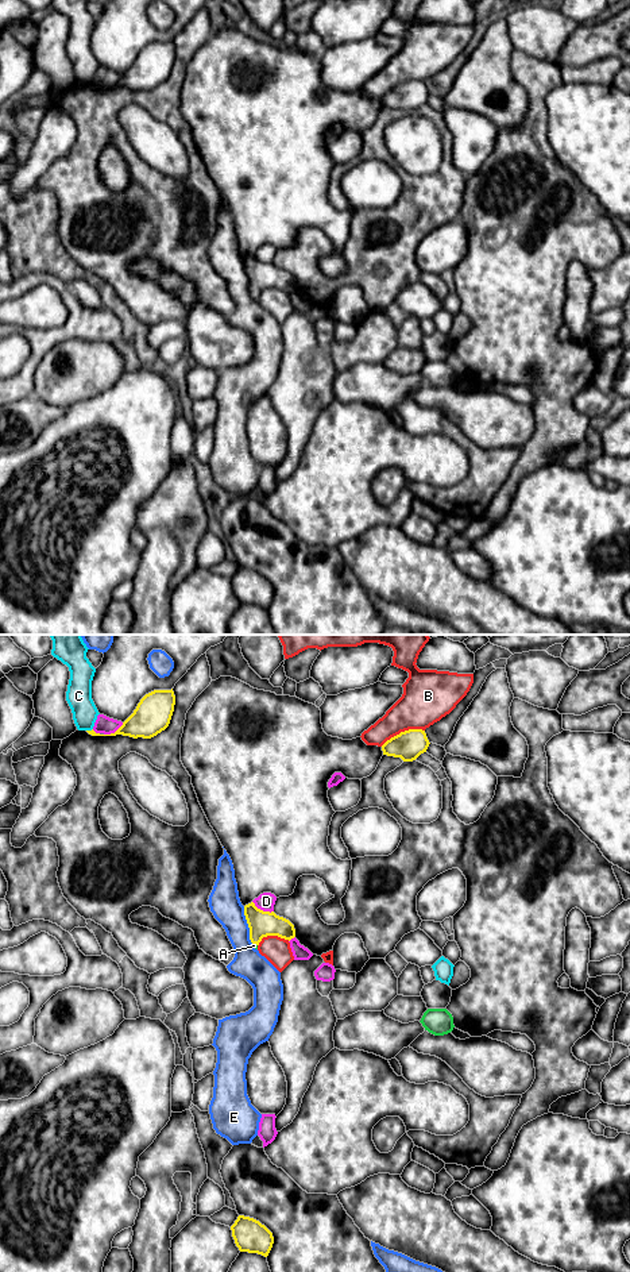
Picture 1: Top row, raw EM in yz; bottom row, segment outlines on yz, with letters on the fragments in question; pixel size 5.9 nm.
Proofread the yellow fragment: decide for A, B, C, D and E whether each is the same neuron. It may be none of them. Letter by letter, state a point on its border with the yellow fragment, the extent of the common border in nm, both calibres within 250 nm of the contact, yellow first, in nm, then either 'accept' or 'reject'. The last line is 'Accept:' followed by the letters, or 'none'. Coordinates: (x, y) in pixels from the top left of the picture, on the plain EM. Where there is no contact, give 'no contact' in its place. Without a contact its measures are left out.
A: meets yellow in yz at (255, 295); contact 40 nm long; 160 nm thick on the yellow side, 20 nm on the other; accept
B: meets yellow in yz at (402, 84); contact 280 nm long; 170 nm thick on the yellow side, 300 nm on the other; reject
C: meets yellow in yz at (89, 83); contact 40 nm long; 110 nm thick on the yellow side, 160 nm on the other; reject
D: meets yellow in yz at (262, 262); contact 140 nm long; 160 nm thick on the yellow side, 110 nm on the other; reject
E: meets yellow in yz at (248, 277); contact 240 nm long; 160 nm thick on the yellow side, 190 nm on the other; reject
Accept: A

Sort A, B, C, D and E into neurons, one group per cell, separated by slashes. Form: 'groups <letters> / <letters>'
groups A / B / C / D / E

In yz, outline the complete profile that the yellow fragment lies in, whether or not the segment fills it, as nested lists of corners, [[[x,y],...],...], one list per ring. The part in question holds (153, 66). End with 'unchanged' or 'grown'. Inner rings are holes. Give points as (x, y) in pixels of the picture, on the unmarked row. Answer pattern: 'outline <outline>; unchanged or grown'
outline [[[154,42],[146,46],[138,55],[134,65],[123,77],[111,86],[100,86],[93,81],[86,82],[92,88],[130,88],[134,90],[151,90],[165,82],[171,72],[175,57],[175,47],[171,42]]]; unchanged

